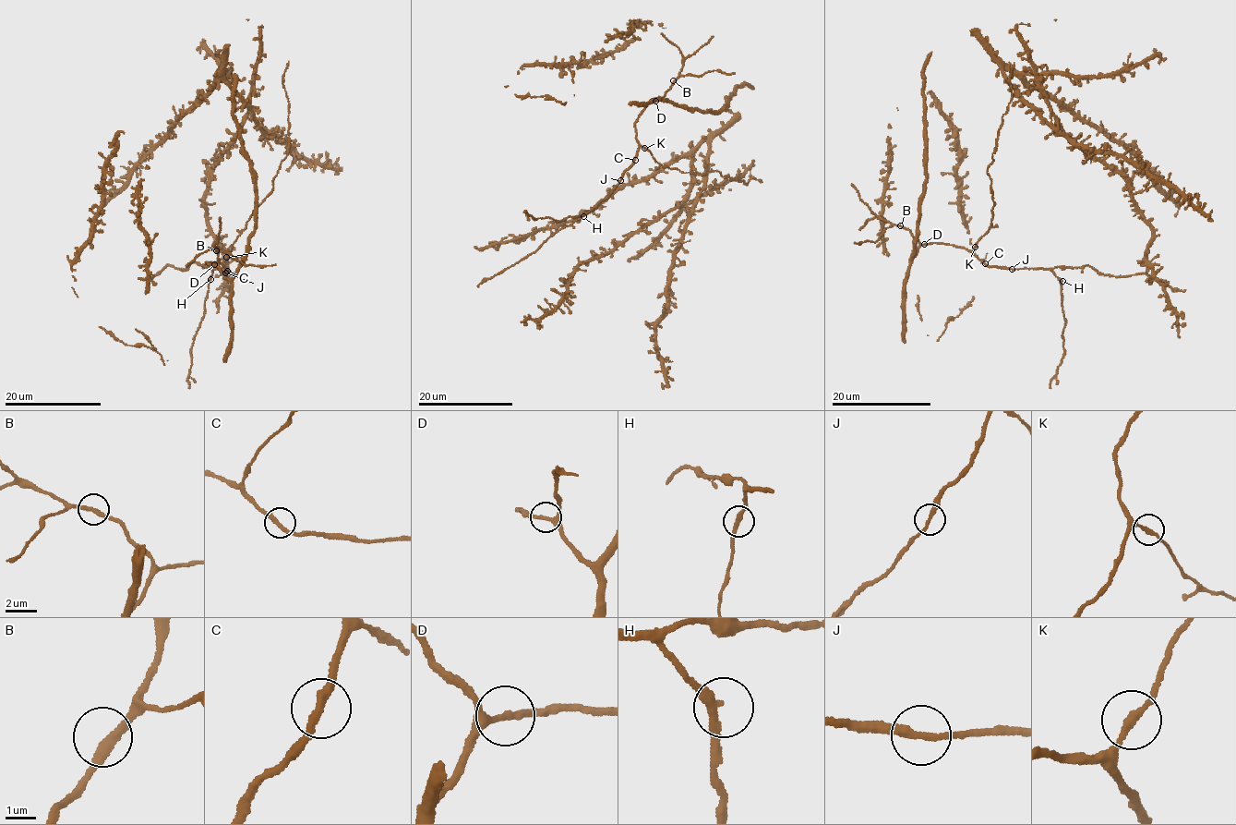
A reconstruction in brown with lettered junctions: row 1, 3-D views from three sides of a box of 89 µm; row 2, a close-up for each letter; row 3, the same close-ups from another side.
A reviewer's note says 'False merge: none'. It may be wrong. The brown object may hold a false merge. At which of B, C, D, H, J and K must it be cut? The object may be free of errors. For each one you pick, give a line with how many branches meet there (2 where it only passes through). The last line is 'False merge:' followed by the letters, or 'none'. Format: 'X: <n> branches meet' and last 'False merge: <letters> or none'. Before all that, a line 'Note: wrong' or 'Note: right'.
Note: right
False merge: none

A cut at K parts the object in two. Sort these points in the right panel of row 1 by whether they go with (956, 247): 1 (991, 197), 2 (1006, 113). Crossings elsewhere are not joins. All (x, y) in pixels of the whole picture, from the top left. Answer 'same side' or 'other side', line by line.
1: other side
2: other side

